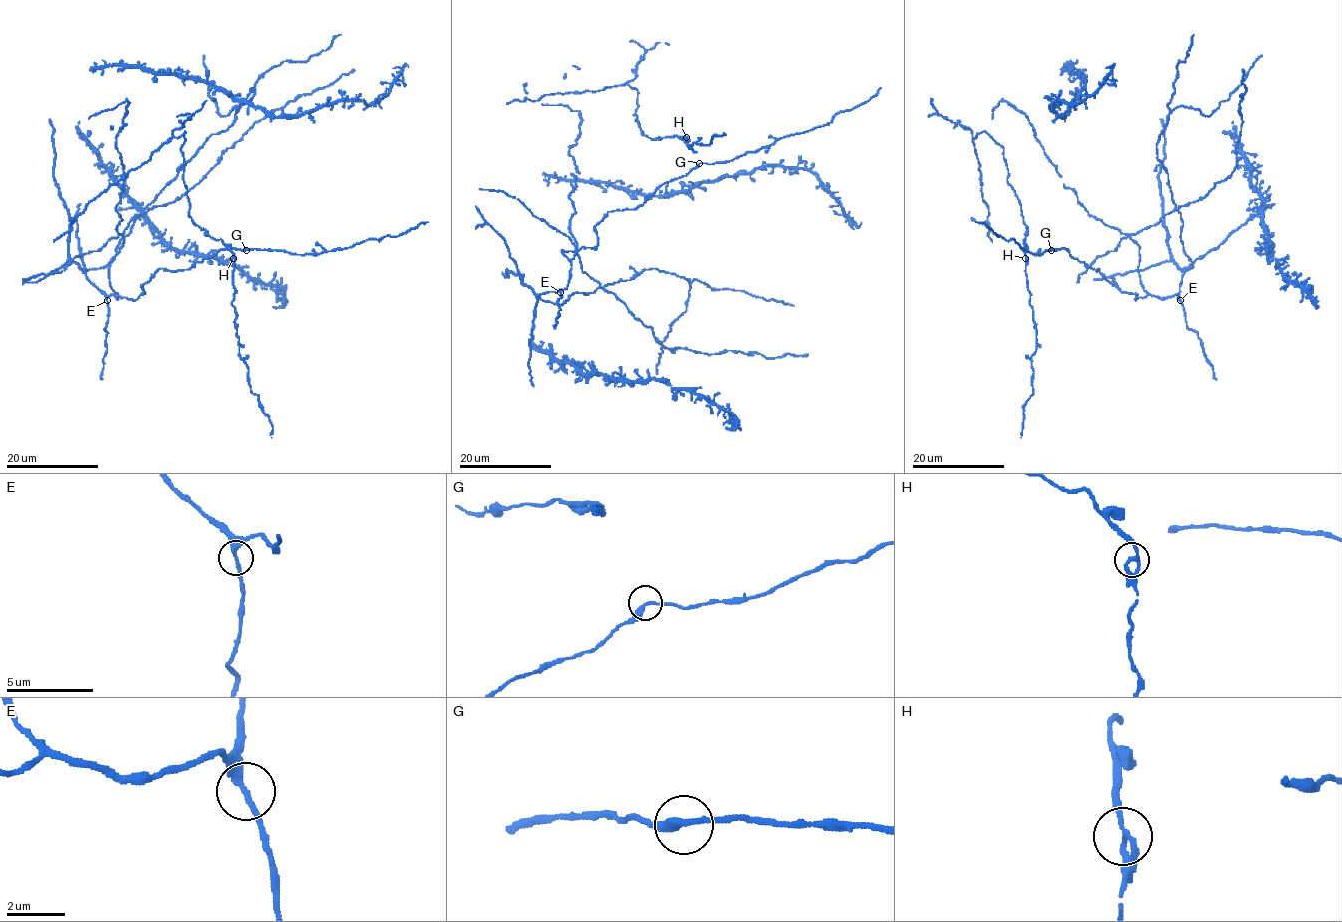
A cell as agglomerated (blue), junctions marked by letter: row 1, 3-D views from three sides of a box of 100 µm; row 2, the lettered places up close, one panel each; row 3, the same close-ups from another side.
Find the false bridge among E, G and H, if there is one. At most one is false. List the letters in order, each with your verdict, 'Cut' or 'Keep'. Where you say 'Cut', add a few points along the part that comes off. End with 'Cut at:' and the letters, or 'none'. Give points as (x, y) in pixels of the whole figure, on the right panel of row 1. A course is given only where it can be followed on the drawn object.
E: Keep
G: Keep
H: Keep
Cut at: none

